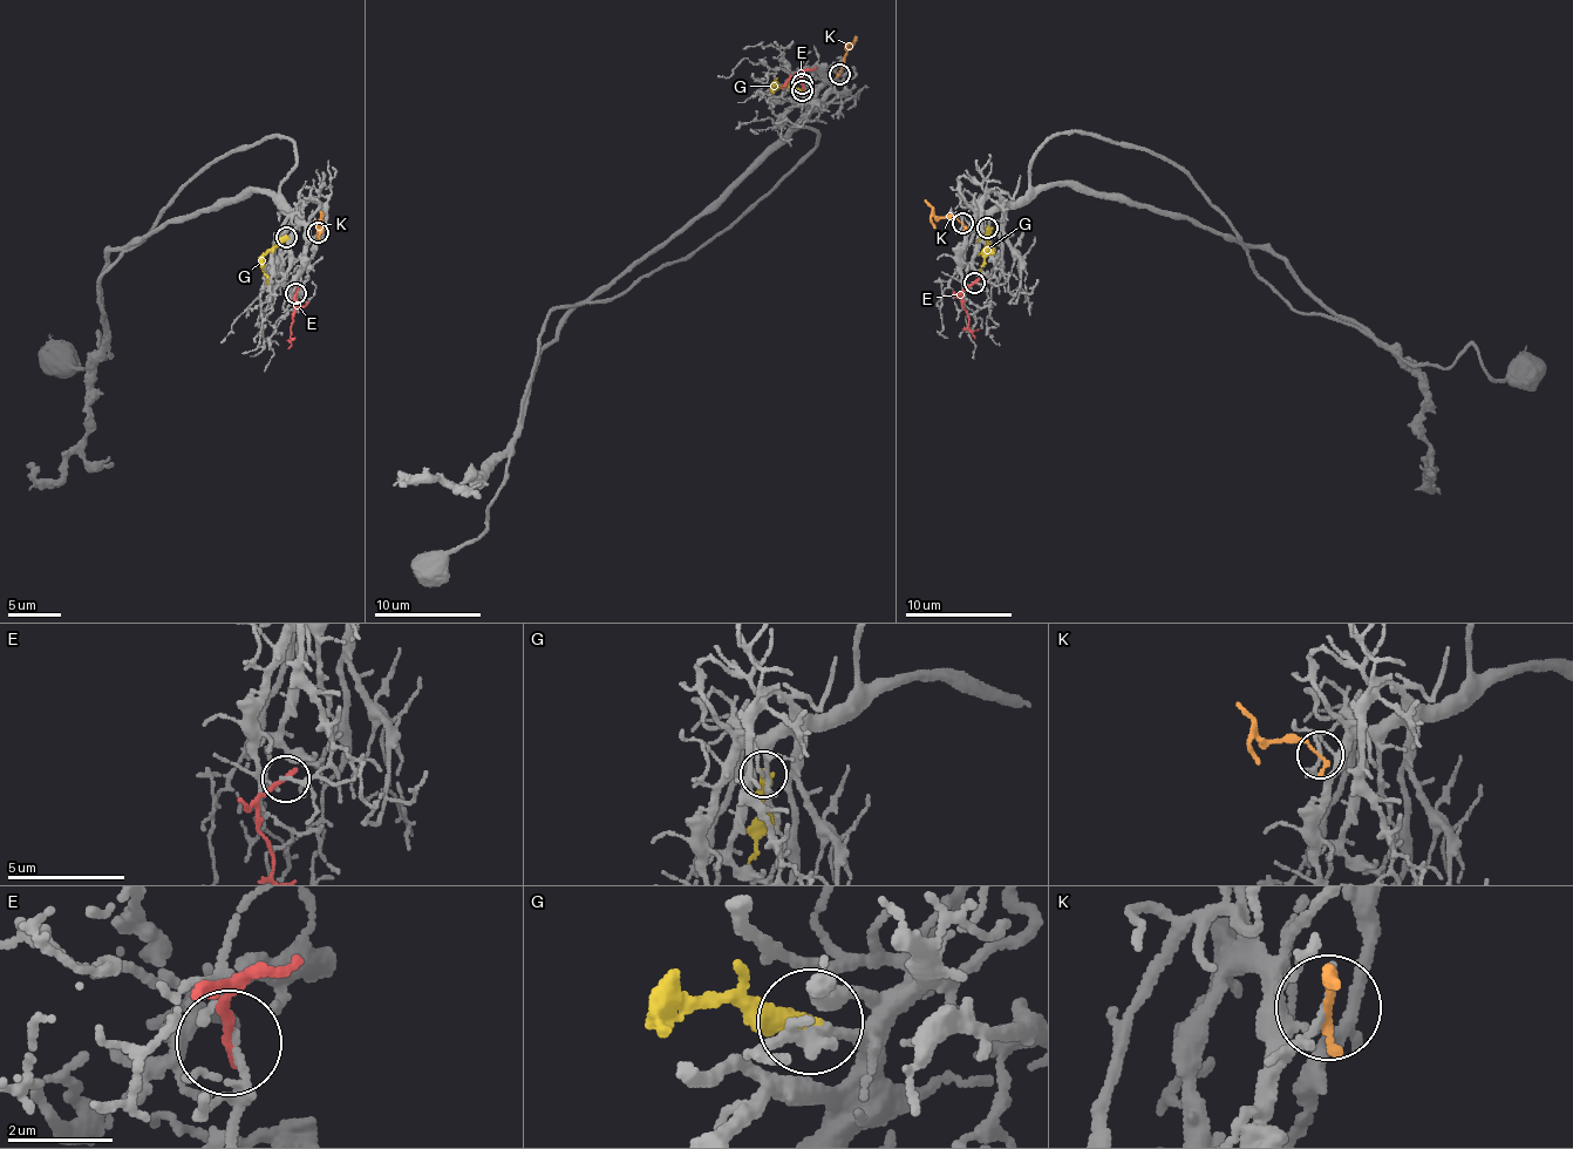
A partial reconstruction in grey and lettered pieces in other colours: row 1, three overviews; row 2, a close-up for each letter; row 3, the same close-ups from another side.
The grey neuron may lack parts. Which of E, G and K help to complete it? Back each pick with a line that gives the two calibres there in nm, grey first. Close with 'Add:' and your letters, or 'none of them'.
G: 240/420 nm
Add: G

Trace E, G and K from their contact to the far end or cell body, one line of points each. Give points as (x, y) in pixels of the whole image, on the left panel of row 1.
E: (295, 293), (287, 349)
G: (287, 237), (261, 258), (261, 271), (269, 285)
K: (317, 233), (321, 212)

